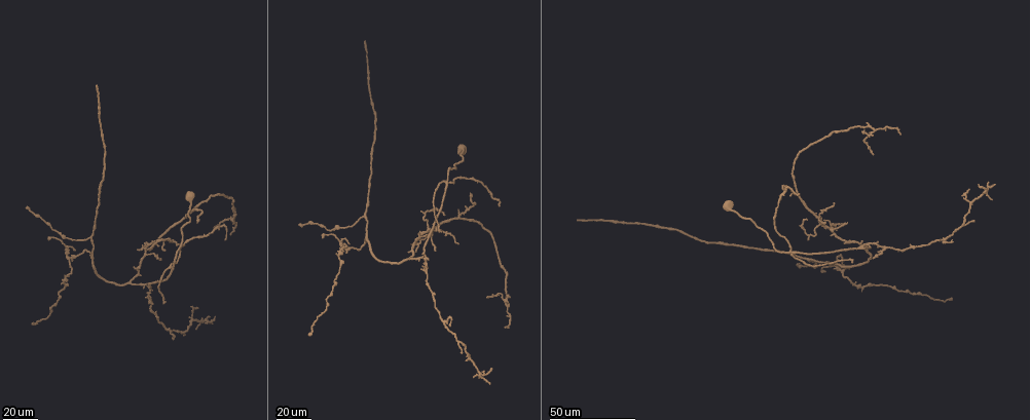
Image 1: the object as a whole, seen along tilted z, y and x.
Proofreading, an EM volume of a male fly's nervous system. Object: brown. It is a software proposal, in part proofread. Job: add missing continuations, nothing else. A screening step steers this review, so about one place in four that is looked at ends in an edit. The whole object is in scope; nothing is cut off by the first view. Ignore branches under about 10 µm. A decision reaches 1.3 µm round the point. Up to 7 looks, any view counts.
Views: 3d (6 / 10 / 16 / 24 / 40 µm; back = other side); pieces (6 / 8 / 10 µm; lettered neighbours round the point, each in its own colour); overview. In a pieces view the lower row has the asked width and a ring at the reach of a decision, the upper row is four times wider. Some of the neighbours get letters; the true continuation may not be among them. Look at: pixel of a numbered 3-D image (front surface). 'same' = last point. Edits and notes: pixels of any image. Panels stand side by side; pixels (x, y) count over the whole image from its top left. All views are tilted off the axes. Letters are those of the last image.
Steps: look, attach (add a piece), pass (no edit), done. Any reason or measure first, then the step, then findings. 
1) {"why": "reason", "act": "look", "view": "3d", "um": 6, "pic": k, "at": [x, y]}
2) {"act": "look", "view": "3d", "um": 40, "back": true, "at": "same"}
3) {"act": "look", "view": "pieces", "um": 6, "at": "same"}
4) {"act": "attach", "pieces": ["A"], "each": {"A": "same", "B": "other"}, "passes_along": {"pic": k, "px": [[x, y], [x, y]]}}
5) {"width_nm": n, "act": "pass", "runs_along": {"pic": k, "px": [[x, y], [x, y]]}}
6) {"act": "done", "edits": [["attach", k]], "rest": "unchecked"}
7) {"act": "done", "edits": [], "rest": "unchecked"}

{"why": "branch stops here", "act": "look", "view": "3d", "um": 40, "pic": 1, "at": [97, 86]}

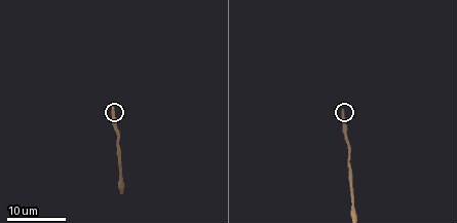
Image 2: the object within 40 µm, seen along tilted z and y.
{"why": "see the neighbours", "act": "look", "view": "pieces", "um": 8, "pic": 2, "at": [343, 111]}

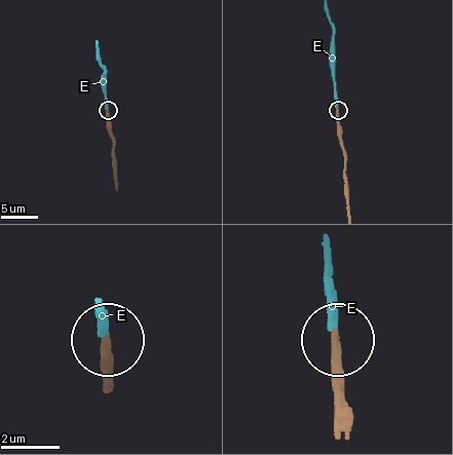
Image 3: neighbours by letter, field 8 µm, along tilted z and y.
{"act": "attach", "pieces": ["E"], "each": {"E": "same"}, "passes_along": {"pic": 3, "px": [[114, 373], [102, 309]]}, "found": "it goes on there"}

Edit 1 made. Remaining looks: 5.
{"act": "look", "view": "overview"}

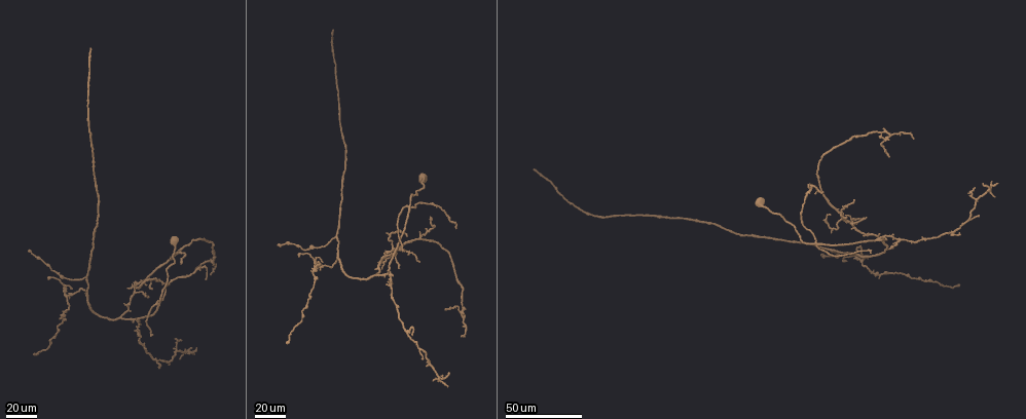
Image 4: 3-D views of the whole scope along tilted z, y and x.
{"why": "free end", "act": "look", "view": "3d", "um": 40, "pic": 4, "at": [871, 253]}

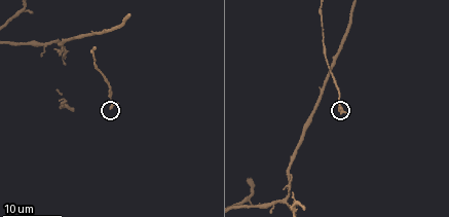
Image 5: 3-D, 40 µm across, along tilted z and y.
{"act": "look", "view": "pieces", "um": 6, "pic": 5, "at": [110, 108]}

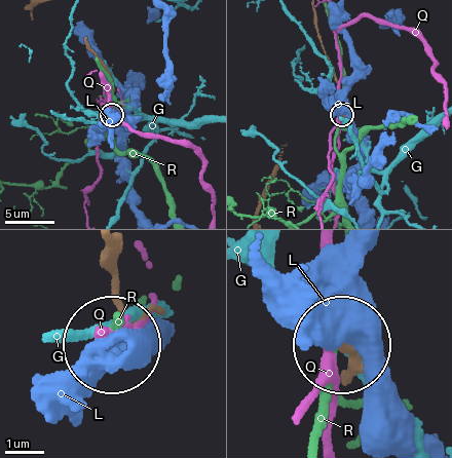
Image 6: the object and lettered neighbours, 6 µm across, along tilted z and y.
{"act": "pass", "each": {"G": "other", "L": "other", "Q": "other", "R": "other"}, "found": "none of them fits"}

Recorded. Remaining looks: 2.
{"why": "an open end", "act": "look", "view": "3d", "um": 24, "pic": 1, "at": [913, 248]}

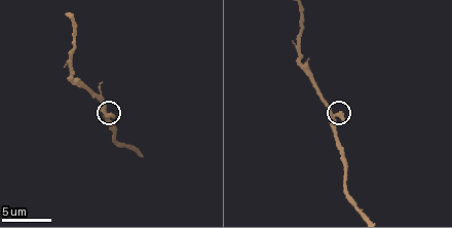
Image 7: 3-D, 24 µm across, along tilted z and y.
{"why": "what lies round it", "act": "look", "view": "pieces", "um": 6, "pic": 7, "at": [344, 119]}

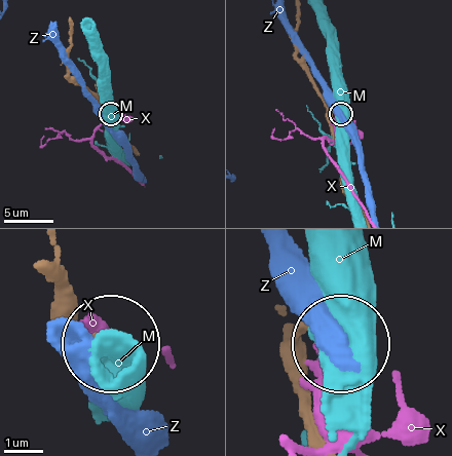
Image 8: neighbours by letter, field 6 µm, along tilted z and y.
{"act": "pass", "each": {"M": "other", "X": "other", "Z": "other"}, "found": "no lettered piece goes on from it"}

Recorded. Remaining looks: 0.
{"act": "done", "edits": [["attach", 3]], "rest": "unchecked"}

